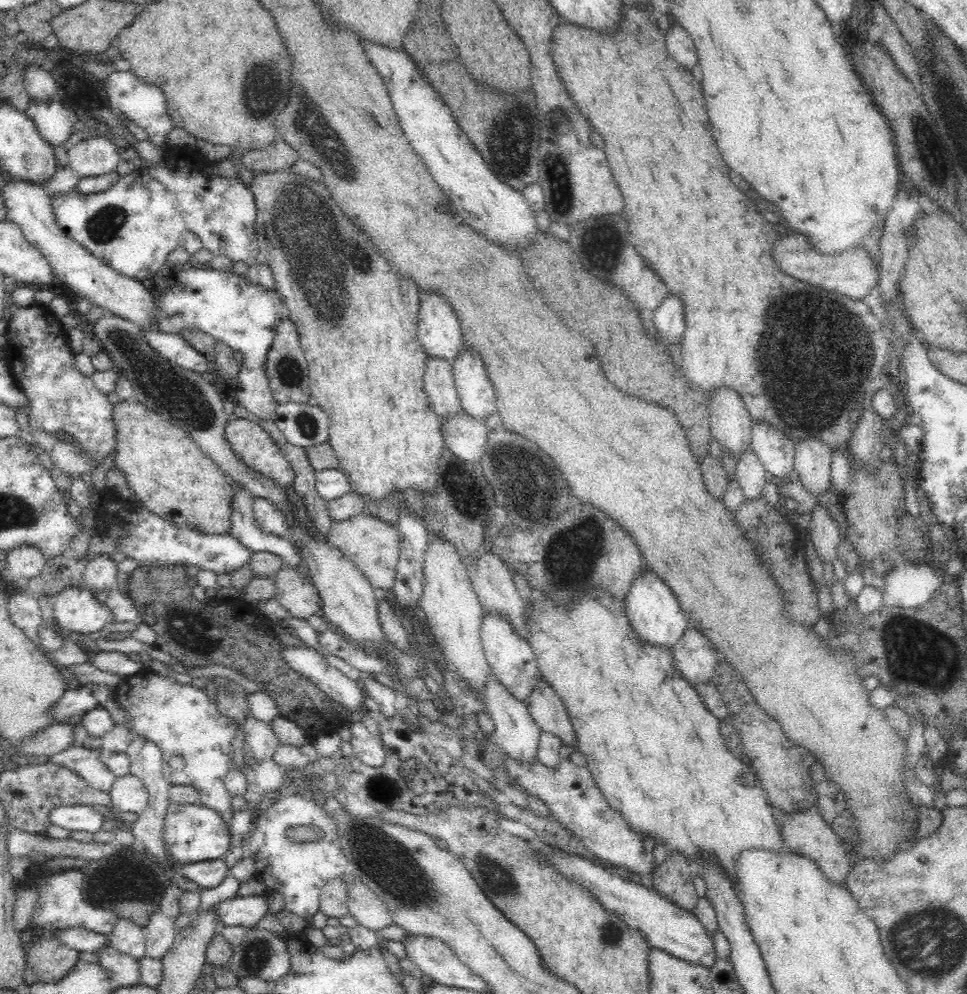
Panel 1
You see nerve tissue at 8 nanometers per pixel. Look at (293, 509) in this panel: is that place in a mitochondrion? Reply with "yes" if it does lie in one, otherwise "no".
no

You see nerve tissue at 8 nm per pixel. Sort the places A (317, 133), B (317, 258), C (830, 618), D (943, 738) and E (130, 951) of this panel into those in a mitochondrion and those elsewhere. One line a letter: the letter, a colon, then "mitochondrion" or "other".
A: mitochondrion
B: mitochondrion
C: other
D: other
E: other

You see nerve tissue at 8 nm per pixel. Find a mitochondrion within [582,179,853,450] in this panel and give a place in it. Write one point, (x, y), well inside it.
(771, 341)

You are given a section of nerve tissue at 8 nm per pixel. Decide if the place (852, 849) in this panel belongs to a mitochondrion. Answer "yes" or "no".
no

